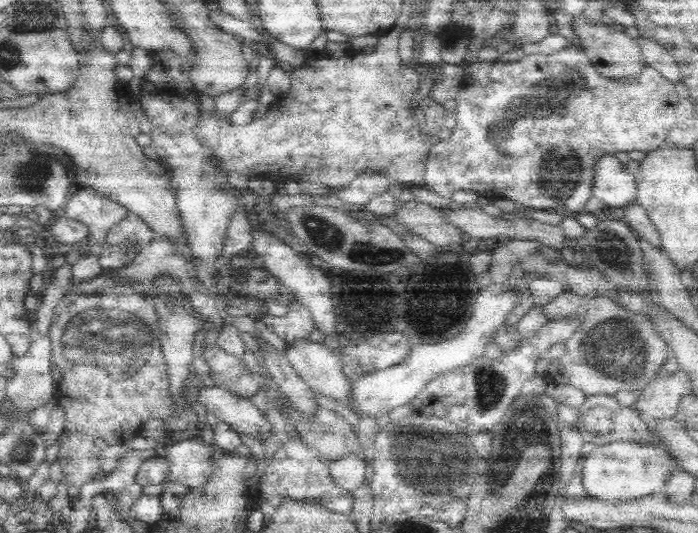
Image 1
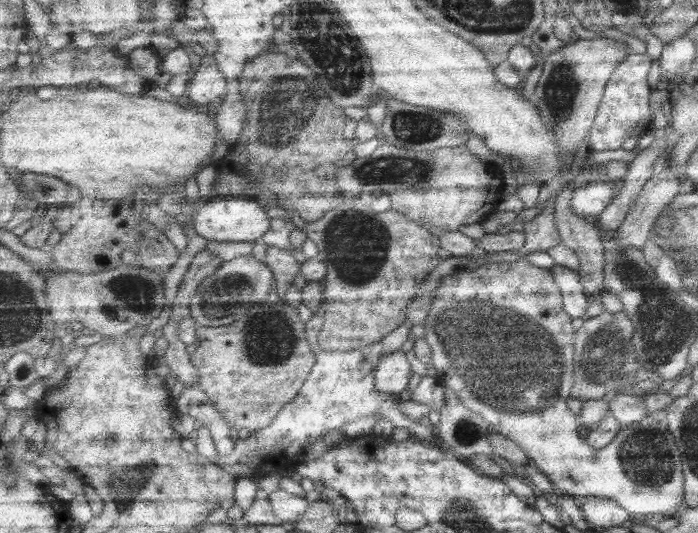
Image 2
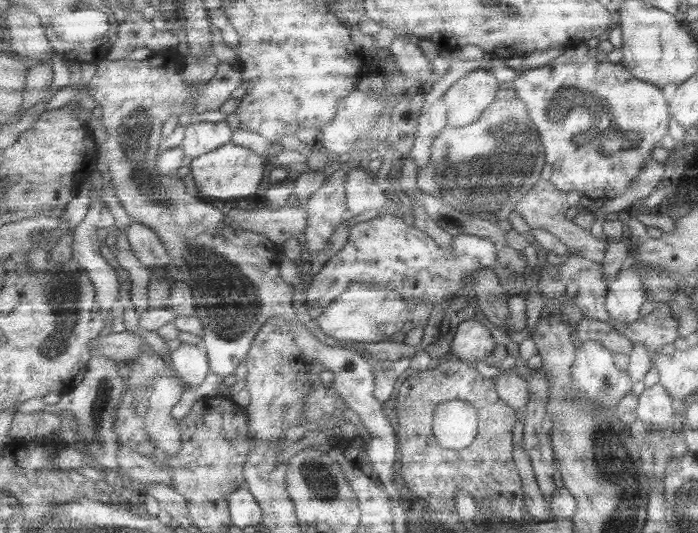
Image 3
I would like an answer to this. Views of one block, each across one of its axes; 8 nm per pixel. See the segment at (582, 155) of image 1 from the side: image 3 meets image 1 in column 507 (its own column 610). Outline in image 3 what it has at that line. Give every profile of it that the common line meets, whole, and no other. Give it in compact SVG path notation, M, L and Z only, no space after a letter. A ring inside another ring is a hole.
M575 44L559 58L553 58L541 68L521 72L513 80L515 96L525 102L529 108L529 118L537 126L541 140L547 152L547 164L553 168L553 184L561 192L577 192L589 198L613 200L627 192L633 178L639 174L639 168L651 158L653 150L661 144L661 138L669 134L671 120L671 100L665 96L665 90L653 82L633 76L633 72L623 64L611 64L607 60L597 62L589 56L585 44Z

